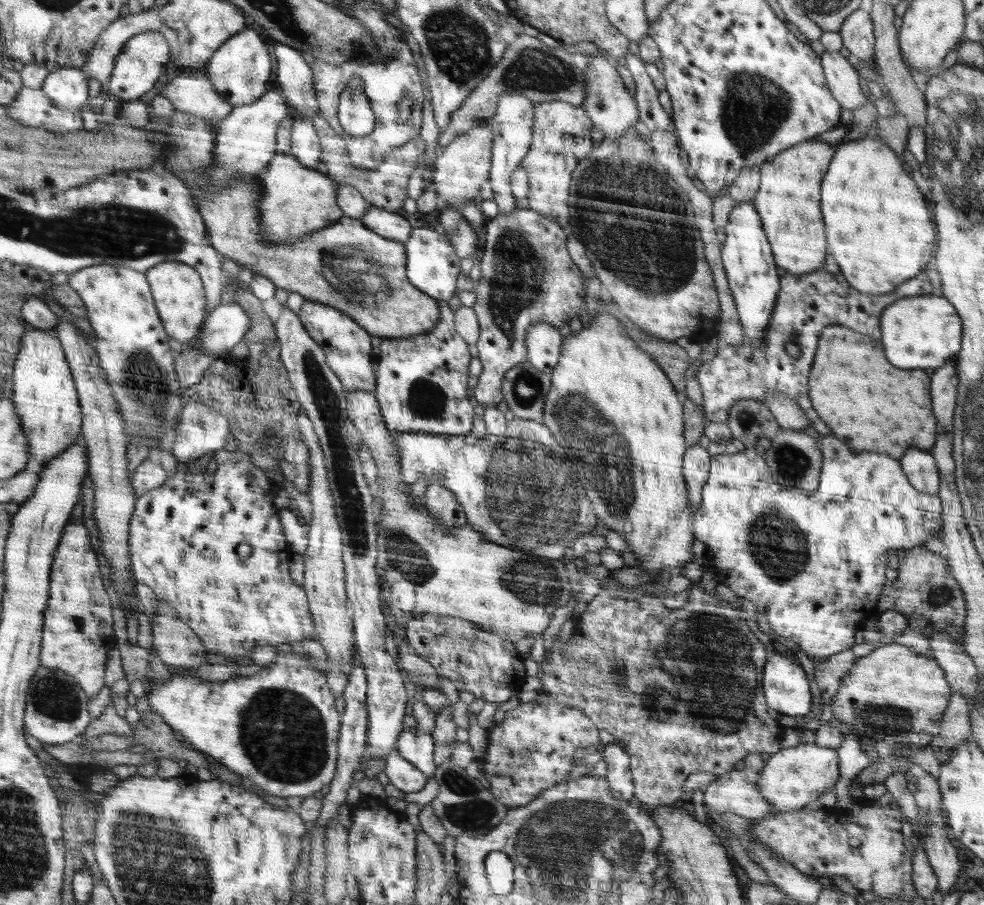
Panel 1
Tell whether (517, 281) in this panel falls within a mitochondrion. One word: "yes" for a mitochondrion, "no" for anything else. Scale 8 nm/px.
yes

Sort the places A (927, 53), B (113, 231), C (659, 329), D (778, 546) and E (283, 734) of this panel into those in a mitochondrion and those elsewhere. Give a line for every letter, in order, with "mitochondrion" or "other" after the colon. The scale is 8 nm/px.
A: other
B: mitochondrion
C: other
D: mitochondrion
E: mitochondrion

